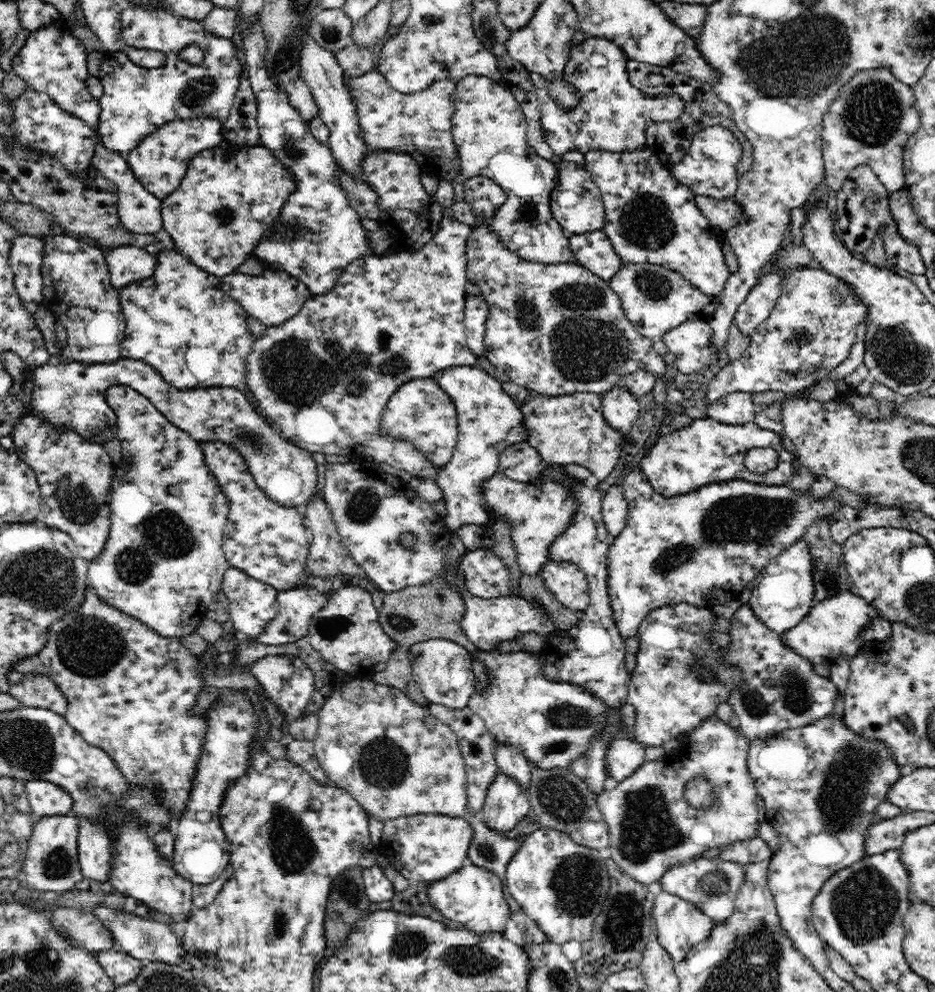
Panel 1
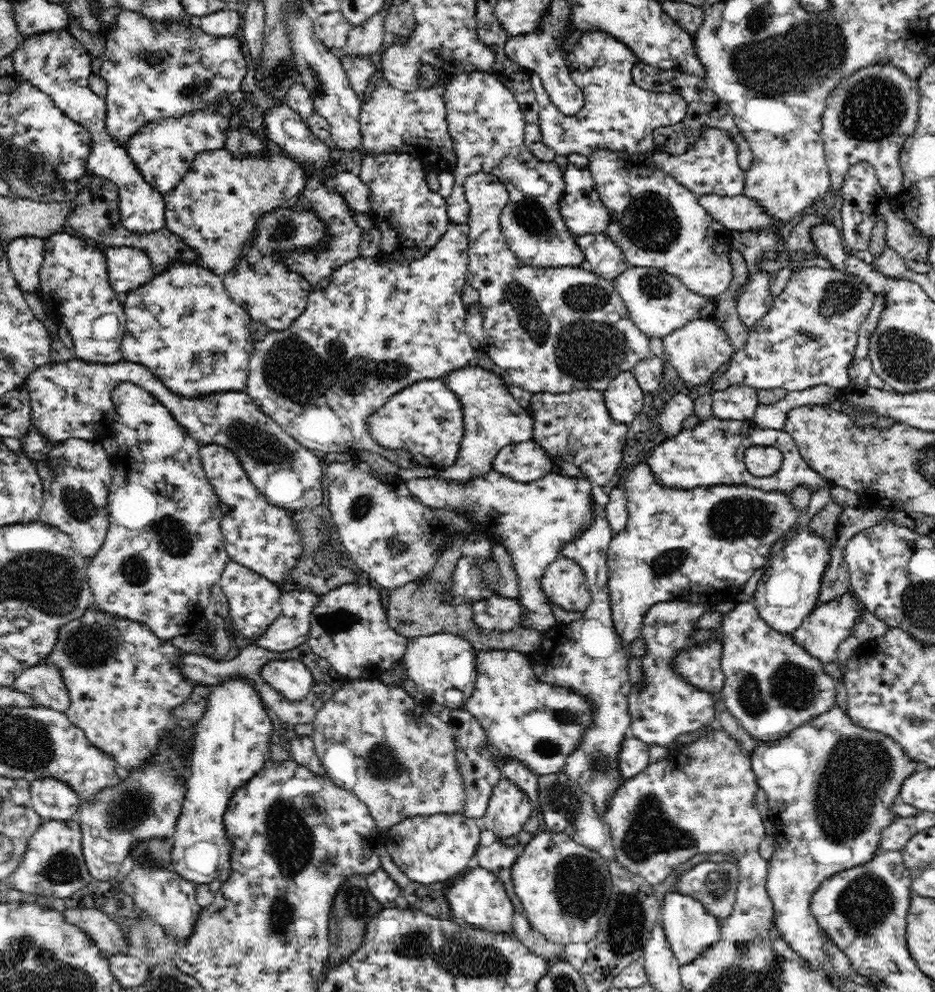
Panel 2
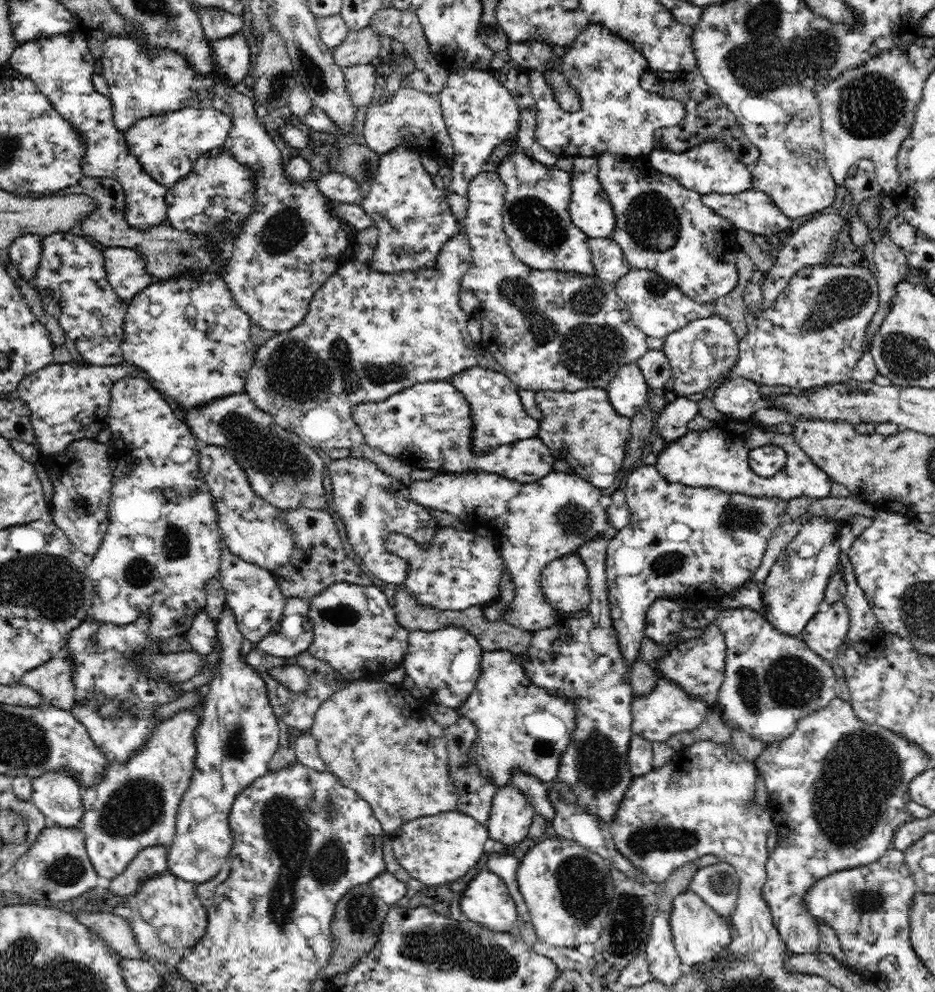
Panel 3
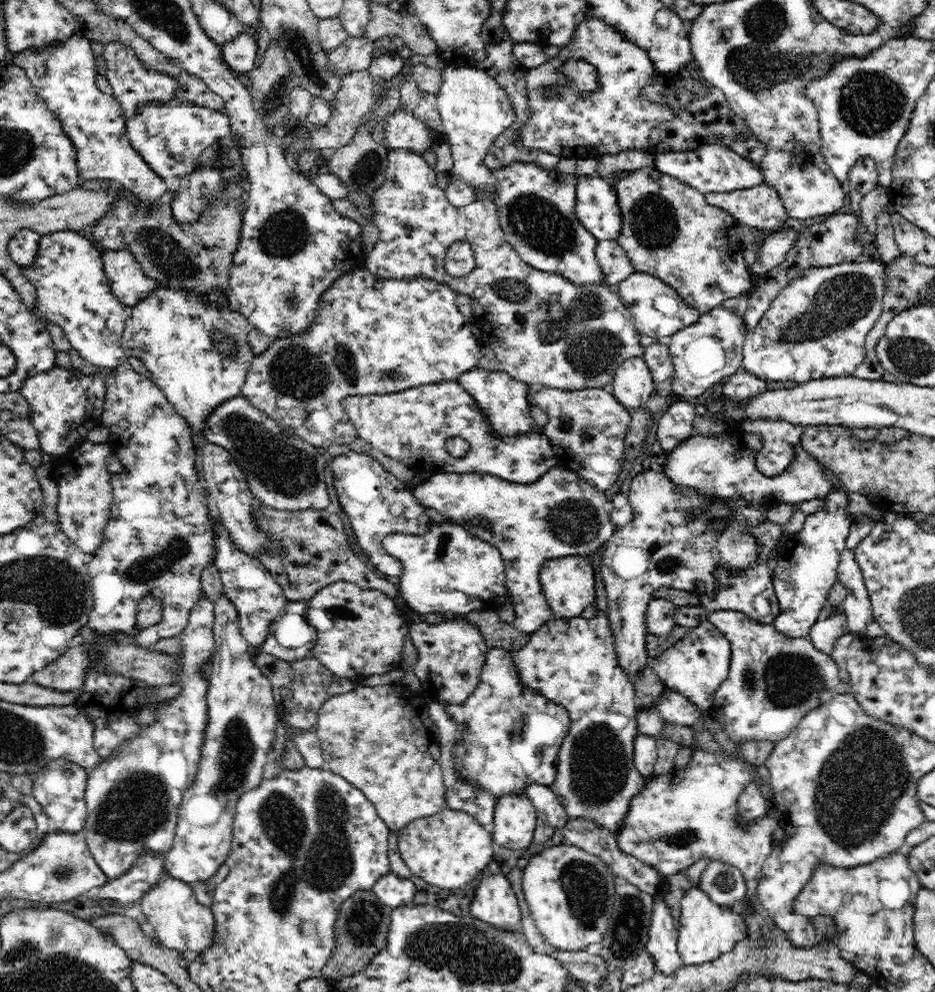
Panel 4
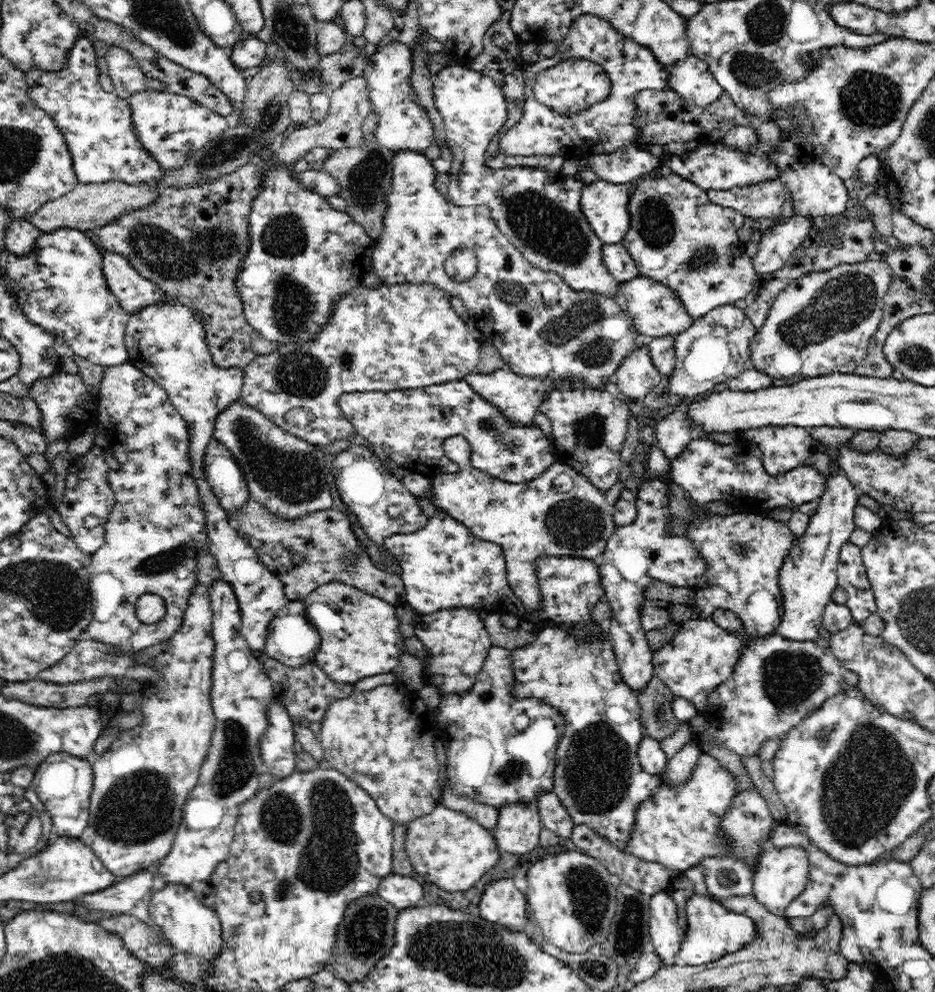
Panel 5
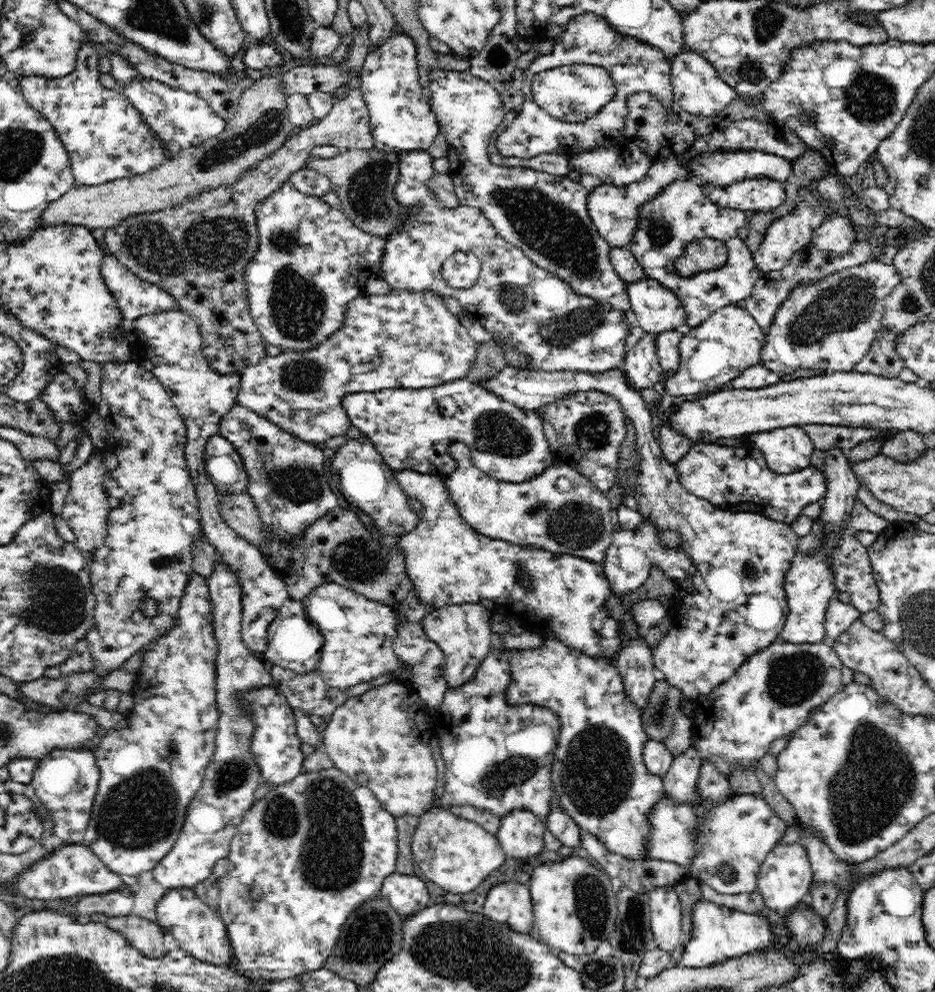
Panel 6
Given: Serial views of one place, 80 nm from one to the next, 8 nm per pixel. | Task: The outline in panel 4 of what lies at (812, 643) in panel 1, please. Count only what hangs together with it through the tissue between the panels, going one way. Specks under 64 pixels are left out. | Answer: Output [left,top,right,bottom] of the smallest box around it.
[808,613,848,654]

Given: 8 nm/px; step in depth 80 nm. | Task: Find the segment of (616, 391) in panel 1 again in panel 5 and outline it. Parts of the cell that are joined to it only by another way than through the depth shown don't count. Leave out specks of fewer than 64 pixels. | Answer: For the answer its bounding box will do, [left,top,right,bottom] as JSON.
[614,346,662,402]

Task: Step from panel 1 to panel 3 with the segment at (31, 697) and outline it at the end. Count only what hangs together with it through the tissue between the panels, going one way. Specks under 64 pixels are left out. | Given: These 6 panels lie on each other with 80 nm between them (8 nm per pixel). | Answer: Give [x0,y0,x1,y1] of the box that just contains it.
[18,655,75,710]

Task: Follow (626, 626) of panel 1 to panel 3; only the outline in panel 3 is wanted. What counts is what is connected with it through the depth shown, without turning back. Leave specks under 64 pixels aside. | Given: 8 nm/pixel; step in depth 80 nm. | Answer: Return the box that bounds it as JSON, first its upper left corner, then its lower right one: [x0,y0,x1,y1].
[605,465,788,669]

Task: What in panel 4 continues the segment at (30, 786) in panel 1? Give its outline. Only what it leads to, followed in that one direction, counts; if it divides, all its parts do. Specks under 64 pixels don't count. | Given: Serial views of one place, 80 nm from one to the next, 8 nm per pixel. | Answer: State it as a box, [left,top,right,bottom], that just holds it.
[33,759,89,833]

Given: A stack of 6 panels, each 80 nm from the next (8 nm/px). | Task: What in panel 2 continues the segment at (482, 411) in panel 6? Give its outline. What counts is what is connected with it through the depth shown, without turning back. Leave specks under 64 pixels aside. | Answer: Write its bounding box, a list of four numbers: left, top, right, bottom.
[366,380,554,483]

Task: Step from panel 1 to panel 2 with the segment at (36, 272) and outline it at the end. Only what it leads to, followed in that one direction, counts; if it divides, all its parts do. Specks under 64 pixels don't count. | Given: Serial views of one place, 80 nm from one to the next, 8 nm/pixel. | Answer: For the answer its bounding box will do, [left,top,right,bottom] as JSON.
[6,237,45,294]

